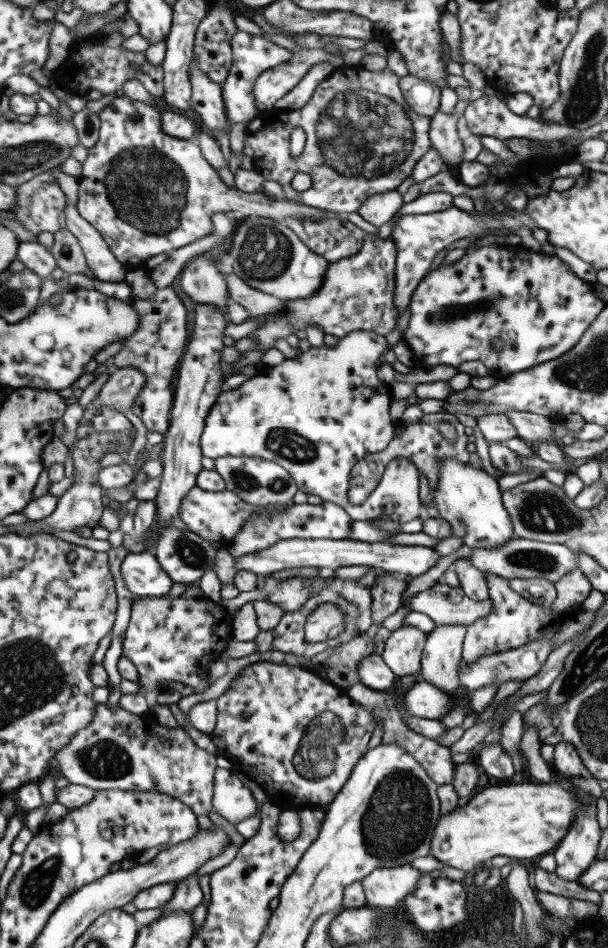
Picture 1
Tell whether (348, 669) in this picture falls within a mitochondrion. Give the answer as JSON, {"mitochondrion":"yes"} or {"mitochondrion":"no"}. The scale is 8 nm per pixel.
{"mitochondrion":"no"}

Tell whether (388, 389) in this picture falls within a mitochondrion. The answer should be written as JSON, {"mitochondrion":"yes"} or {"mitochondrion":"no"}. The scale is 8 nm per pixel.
{"mitochondrion":"no"}

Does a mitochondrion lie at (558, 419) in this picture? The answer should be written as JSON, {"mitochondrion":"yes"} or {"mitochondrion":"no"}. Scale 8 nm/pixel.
{"mitochondrion":"no"}

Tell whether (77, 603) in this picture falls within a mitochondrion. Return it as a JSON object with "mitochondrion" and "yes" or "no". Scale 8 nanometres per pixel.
{"mitochondrion":"no"}

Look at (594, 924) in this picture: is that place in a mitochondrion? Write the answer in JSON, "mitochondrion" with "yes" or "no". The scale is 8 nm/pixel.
{"mitochondrion":"no"}

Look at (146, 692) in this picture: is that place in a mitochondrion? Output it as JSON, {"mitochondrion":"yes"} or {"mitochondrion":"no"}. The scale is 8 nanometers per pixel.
{"mitochondrion":"no"}

